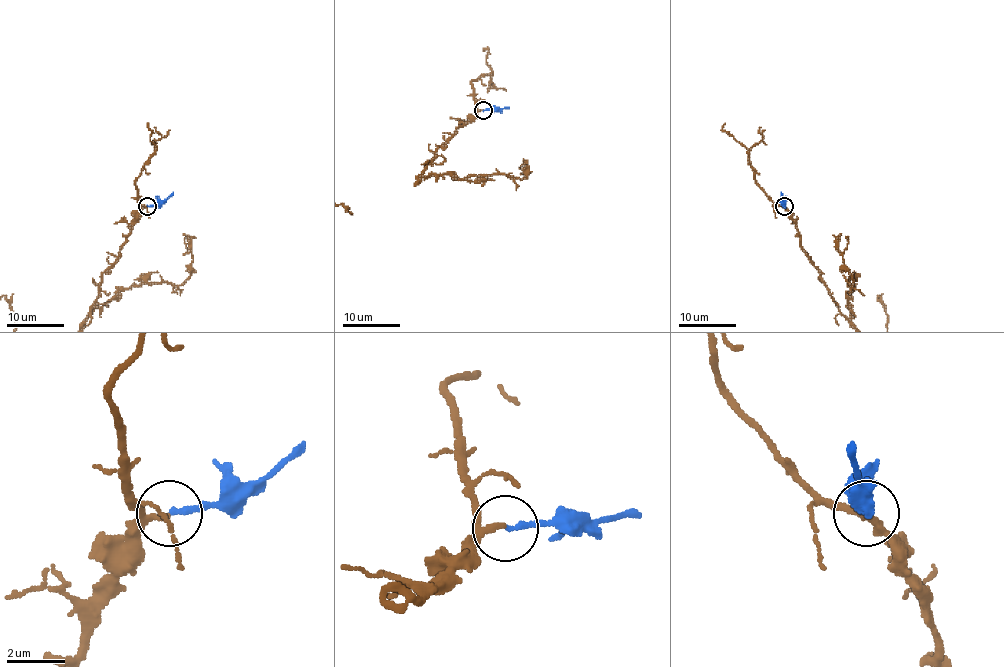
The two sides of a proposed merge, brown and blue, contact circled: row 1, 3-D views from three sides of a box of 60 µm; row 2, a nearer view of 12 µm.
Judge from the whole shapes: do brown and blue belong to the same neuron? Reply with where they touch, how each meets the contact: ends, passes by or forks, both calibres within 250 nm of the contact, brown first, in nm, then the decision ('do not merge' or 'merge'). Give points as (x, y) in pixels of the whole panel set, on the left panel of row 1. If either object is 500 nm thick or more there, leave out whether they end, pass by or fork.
at (147, 206); brown passes by; blue ends there; 130 nm thick on the brown side, 200 nm on the other; merge

